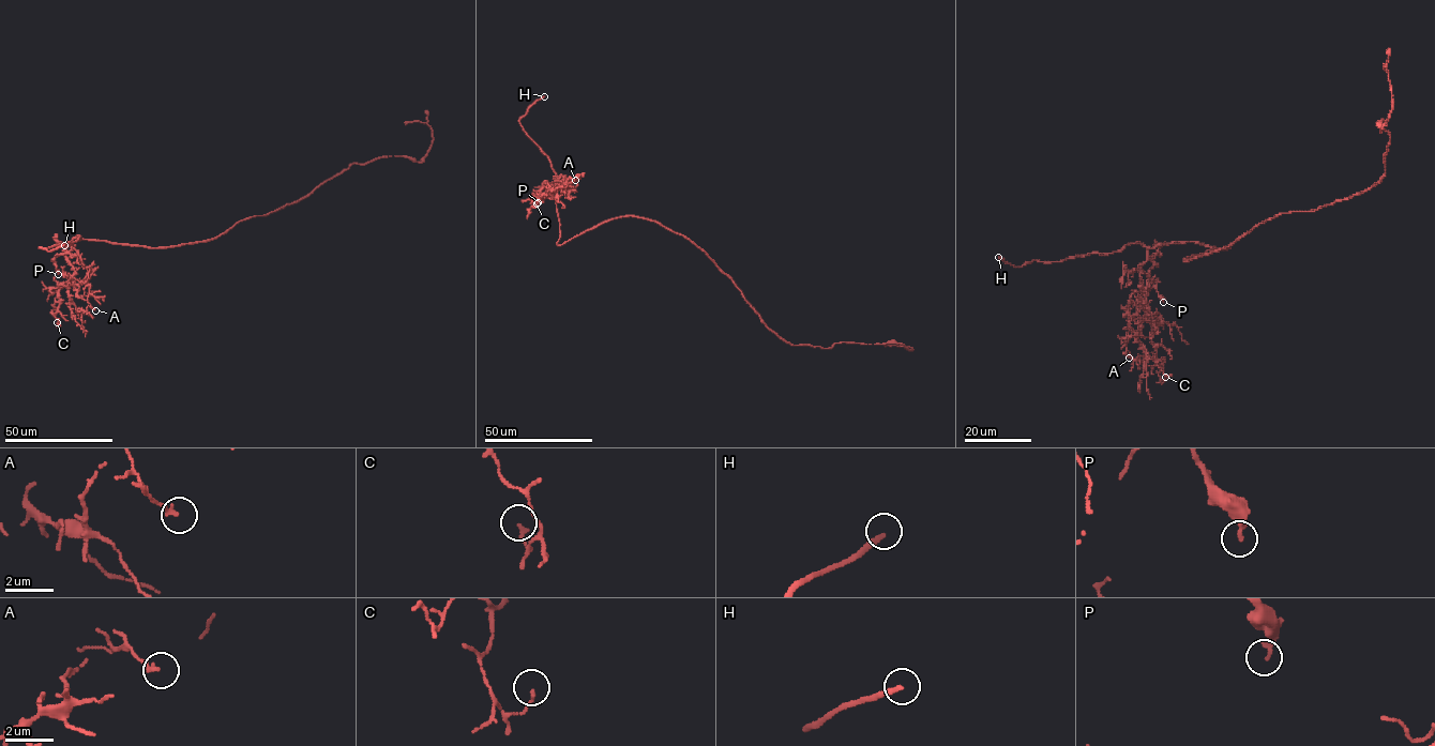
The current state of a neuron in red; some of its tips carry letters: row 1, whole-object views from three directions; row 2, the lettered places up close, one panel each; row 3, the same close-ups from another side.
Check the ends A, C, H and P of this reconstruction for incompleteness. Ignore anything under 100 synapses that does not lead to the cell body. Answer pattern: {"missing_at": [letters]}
{"missing_at": ["H"]}

